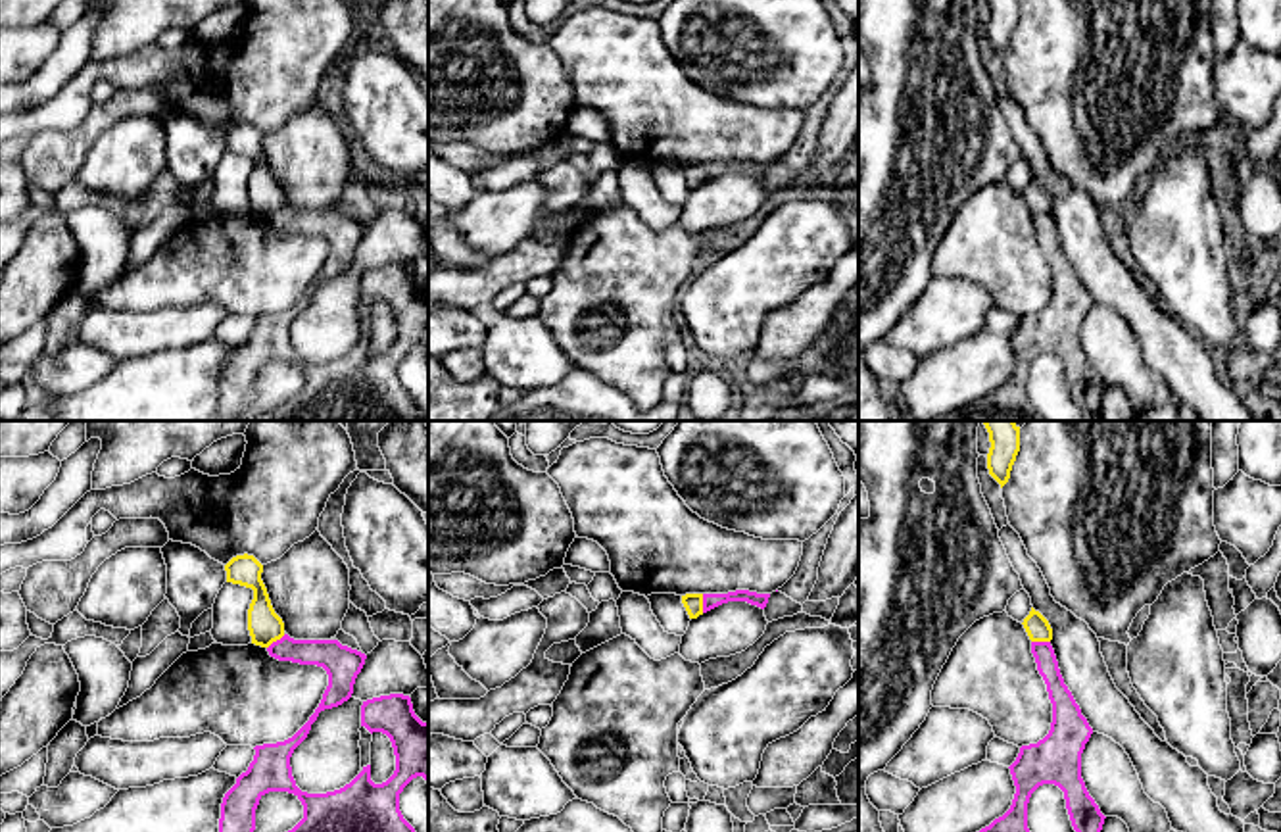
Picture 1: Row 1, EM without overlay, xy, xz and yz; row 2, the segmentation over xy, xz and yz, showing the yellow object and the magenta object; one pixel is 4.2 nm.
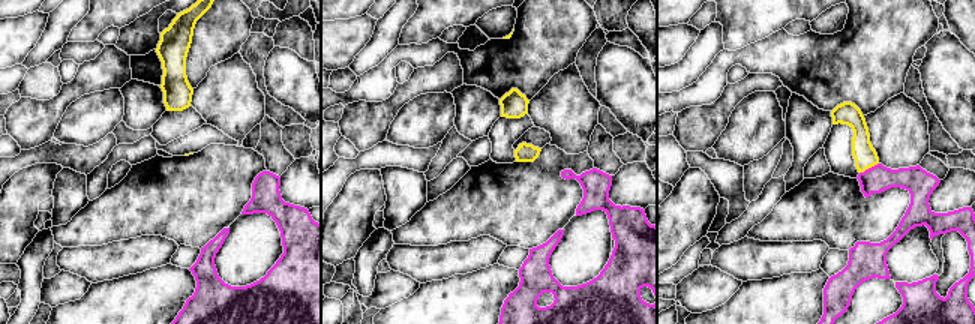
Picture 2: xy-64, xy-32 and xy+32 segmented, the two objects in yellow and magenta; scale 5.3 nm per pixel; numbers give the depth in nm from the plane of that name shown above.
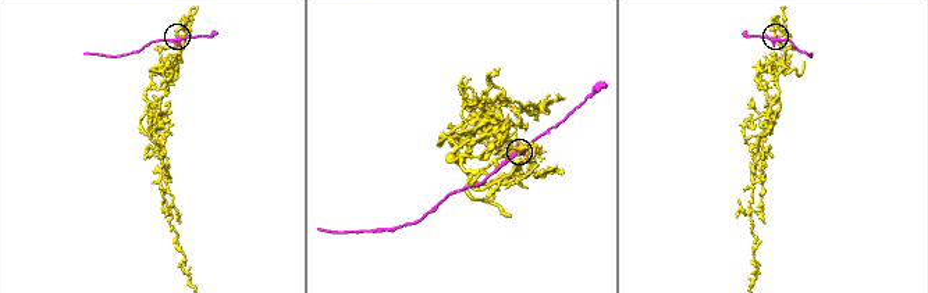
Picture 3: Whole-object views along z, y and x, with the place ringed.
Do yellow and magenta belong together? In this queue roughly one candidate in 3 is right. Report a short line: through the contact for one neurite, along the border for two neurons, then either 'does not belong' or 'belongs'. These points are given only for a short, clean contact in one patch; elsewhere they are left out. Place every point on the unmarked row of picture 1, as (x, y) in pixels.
line xz (701, 164), (703, 181); does not belong

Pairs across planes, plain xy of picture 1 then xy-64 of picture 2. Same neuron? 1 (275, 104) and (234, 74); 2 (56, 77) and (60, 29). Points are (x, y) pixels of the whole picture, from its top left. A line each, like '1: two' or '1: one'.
1: two
2: one

